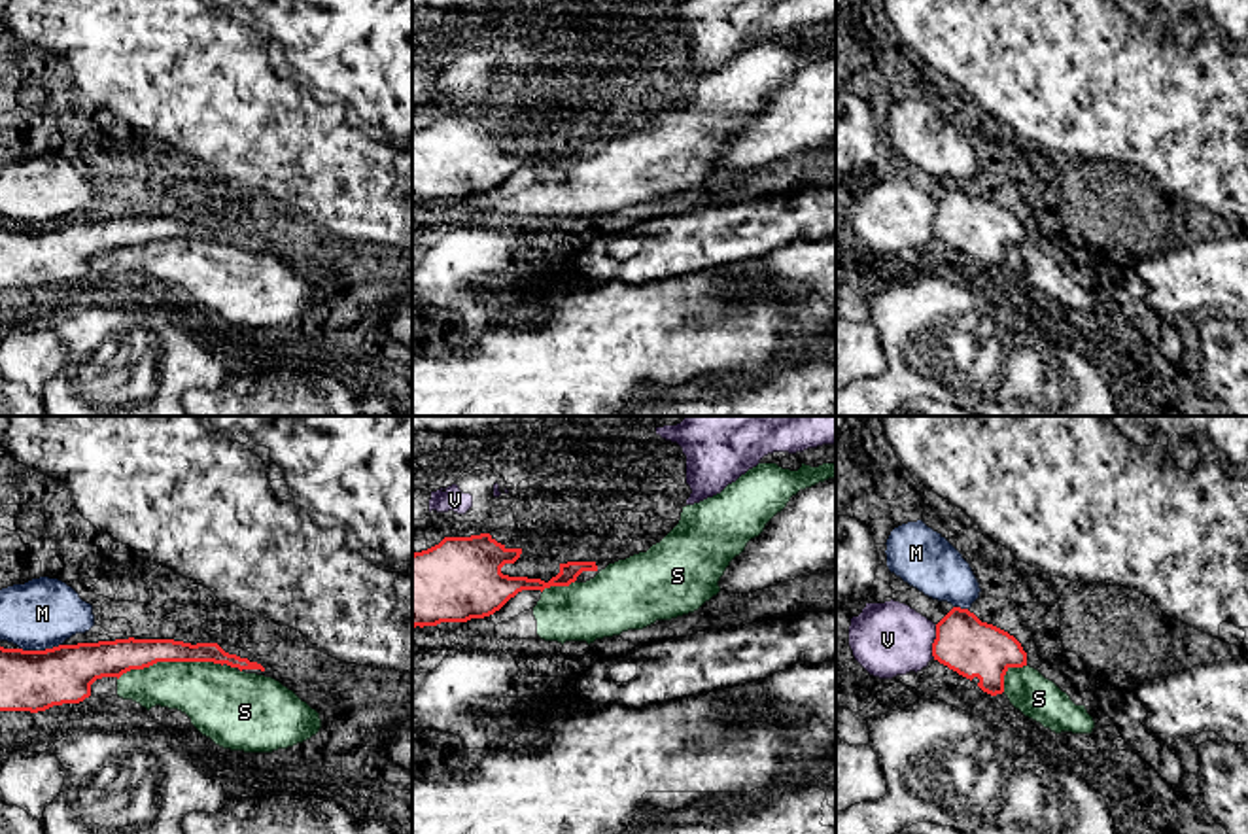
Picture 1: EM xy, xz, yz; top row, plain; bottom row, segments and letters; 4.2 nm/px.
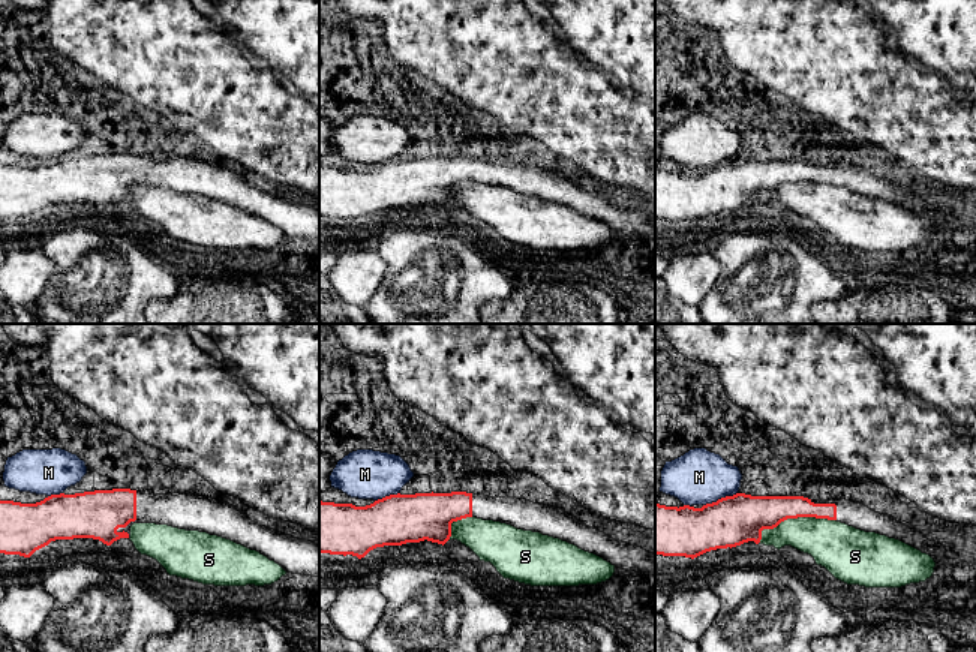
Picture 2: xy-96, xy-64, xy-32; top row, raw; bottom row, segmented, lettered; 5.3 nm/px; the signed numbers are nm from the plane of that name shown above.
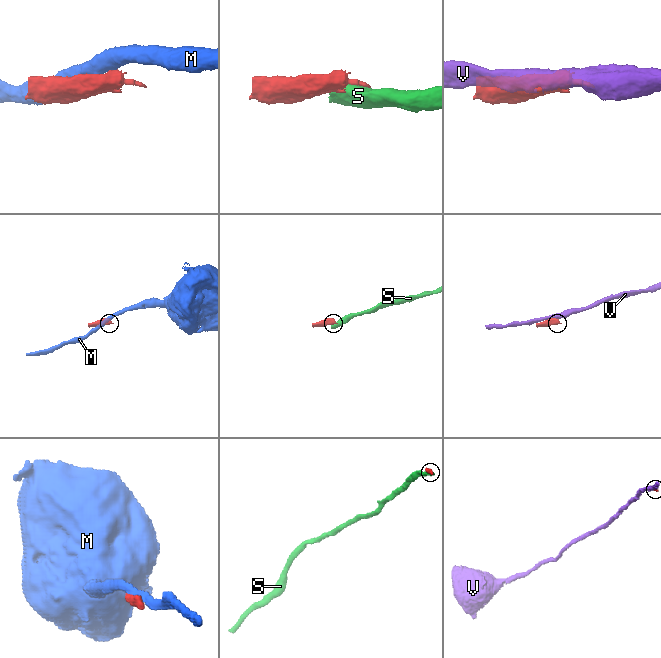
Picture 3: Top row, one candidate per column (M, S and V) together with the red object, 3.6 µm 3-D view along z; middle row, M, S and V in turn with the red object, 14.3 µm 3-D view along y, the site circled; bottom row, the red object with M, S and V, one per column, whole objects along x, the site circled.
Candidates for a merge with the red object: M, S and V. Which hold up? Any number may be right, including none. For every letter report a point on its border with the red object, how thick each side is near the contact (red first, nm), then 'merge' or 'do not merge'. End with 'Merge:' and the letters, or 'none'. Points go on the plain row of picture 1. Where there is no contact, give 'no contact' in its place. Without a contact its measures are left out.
M: contact xy (40, 227); calibres 260 and 300 nm; do not merge
S: contact xy (169, 237); calibres 160 and 280 nm; do not merge
V: contact yz (935, 218); calibres 240 and 320 nm; do not merge
Merge: none

